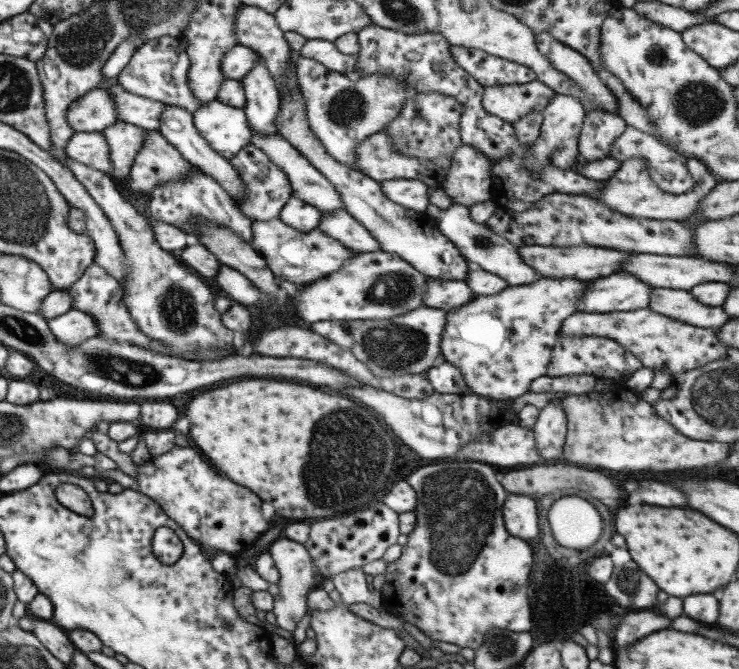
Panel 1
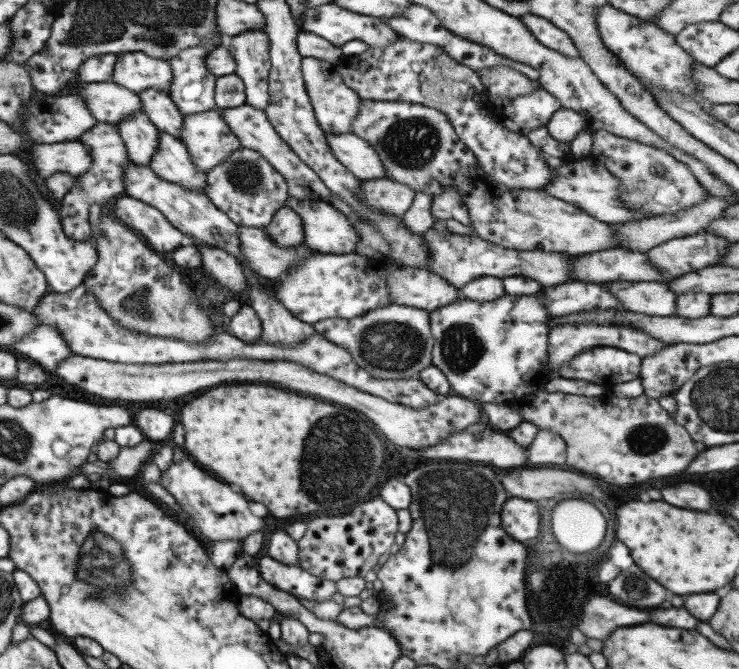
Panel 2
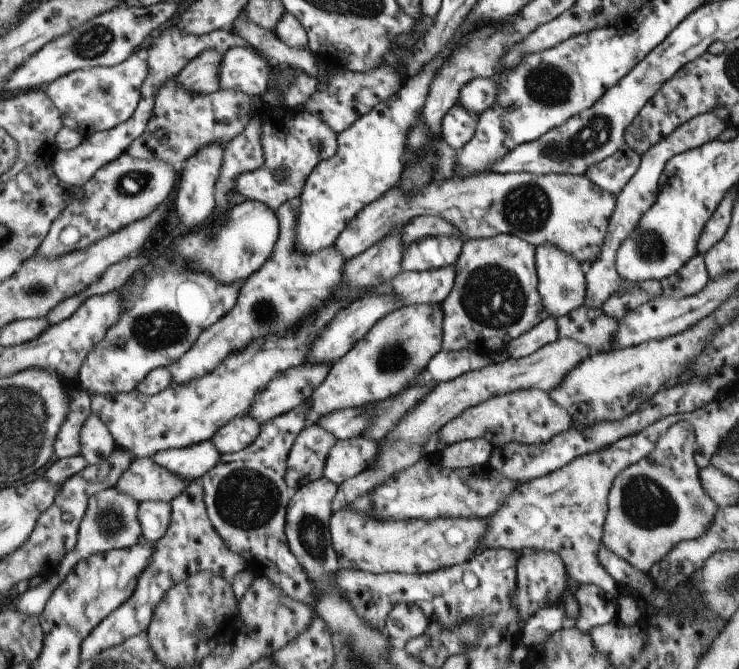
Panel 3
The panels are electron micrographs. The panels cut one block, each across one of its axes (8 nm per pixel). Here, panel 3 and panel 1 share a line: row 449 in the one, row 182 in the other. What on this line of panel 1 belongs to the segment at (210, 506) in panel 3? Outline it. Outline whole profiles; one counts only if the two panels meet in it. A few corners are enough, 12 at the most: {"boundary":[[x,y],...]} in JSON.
{"boundary":[[248,144],[229,162],[246,185],[238,209],[279,217],[293,196],[288,175]]}

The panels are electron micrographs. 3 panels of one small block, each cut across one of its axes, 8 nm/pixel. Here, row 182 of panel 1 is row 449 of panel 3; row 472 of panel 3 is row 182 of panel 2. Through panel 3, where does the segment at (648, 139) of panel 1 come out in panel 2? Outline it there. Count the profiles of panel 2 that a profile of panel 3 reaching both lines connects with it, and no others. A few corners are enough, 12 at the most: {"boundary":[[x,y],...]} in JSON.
{"boundary":[[596,130],[591,155],[626,207],[676,214],[706,199],[672,154]]}

